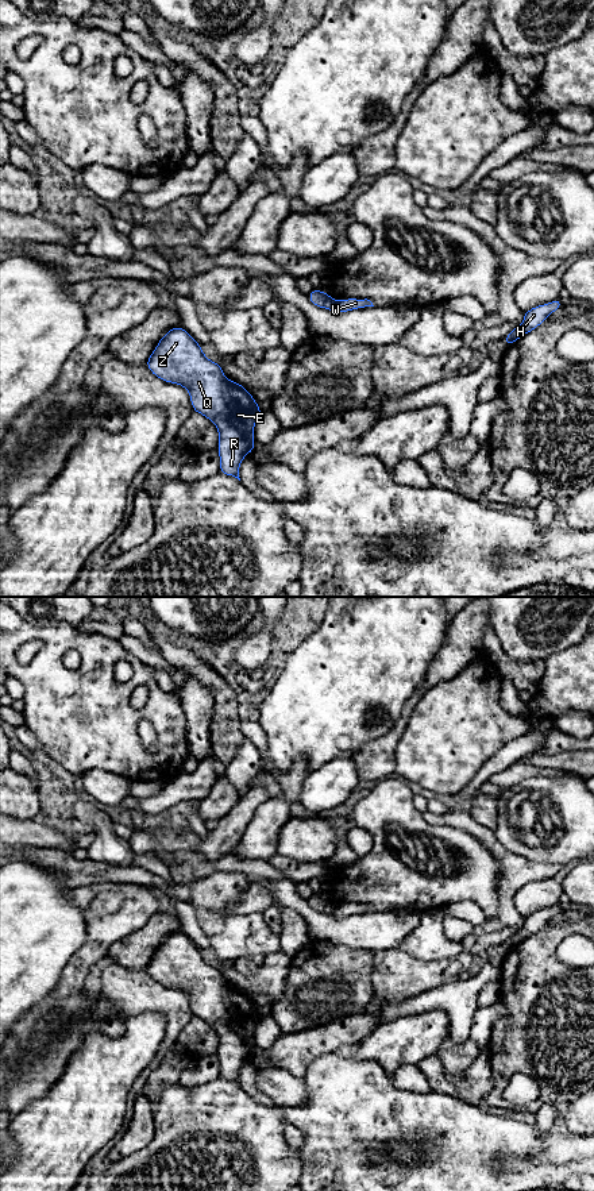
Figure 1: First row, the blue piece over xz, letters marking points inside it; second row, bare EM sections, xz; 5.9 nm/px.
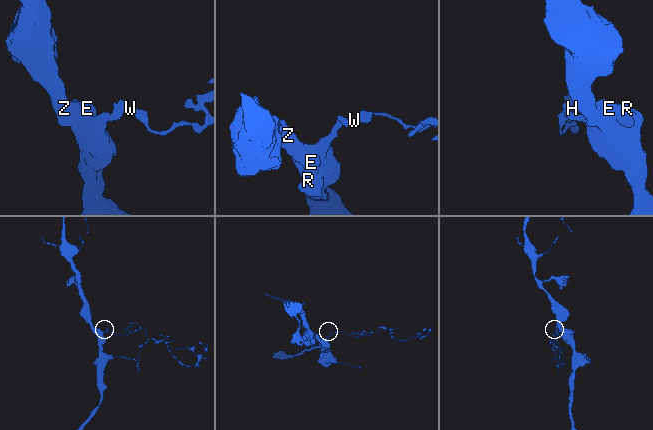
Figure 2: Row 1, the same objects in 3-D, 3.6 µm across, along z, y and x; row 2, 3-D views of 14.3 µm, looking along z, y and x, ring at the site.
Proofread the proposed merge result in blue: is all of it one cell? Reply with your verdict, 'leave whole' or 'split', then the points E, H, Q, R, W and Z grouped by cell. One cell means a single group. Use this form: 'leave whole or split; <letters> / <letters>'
split; E Q R Z / H W

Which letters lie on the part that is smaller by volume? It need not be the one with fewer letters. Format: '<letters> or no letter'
H, W

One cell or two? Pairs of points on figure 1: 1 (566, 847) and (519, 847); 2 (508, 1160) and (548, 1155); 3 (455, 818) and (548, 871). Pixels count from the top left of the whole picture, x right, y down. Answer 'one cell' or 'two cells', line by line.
1: one cell
2: one cell
3: one cell

